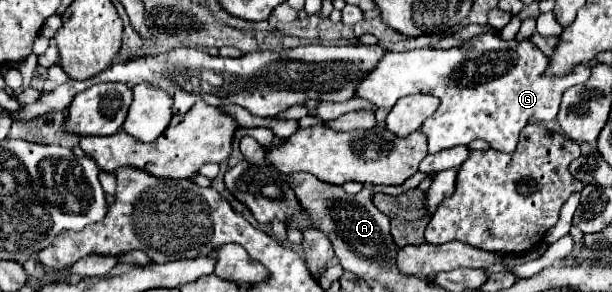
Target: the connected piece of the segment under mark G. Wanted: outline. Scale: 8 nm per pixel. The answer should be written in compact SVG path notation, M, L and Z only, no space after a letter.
M483 33L475 35L471 41L465 41L459 47L453 49L413 49L405 53L385 53L375 71L371 75L363 77L363 83L355 89L355 97L367 99L375 107L385 107L391 109L401 97L413 95L413 93L429 93L437 97L439 109L421 125L423 135L427 135L427 145L429 145L429 155L435 155L443 149L455 147L455 145L469 145L473 139L485 139L493 149L503 151L503 153L513 153L517 147L517 139L521 129L529 121L545 123L557 117L561 95L565 89L585 83L591 71L583 65L573 69L569 75L563 77L547 77L543 75L547 67L547 57L529 41L517 43L515 39L503 41L499 33Z

